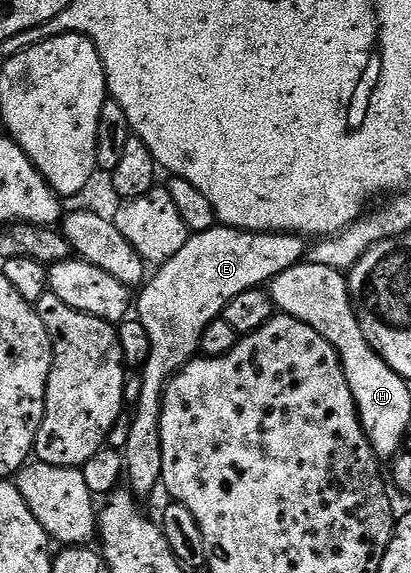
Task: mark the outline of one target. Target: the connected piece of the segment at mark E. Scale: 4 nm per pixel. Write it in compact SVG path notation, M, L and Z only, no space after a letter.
M215 224L208 232L191 234L190 238L163 266L157 267L149 275L148 281L137 291L136 314L142 321L142 330L150 341L150 351L146 354L146 363L140 367L144 385L140 388L140 400L132 404L134 415L130 418L130 427L126 430L126 450L124 449L124 478L128 489L135 496L150 494L162 484L164 472L164 448L160 448L160 412L162 411L162 394L175 374L187 366L199 353L198 345L204 336L204 328L212 320L222 317L223 308L240 292L257 290L273 282L280 272L298 265L308 254L308 242L297 234L261 234L251 230L237 230L231 226Z

